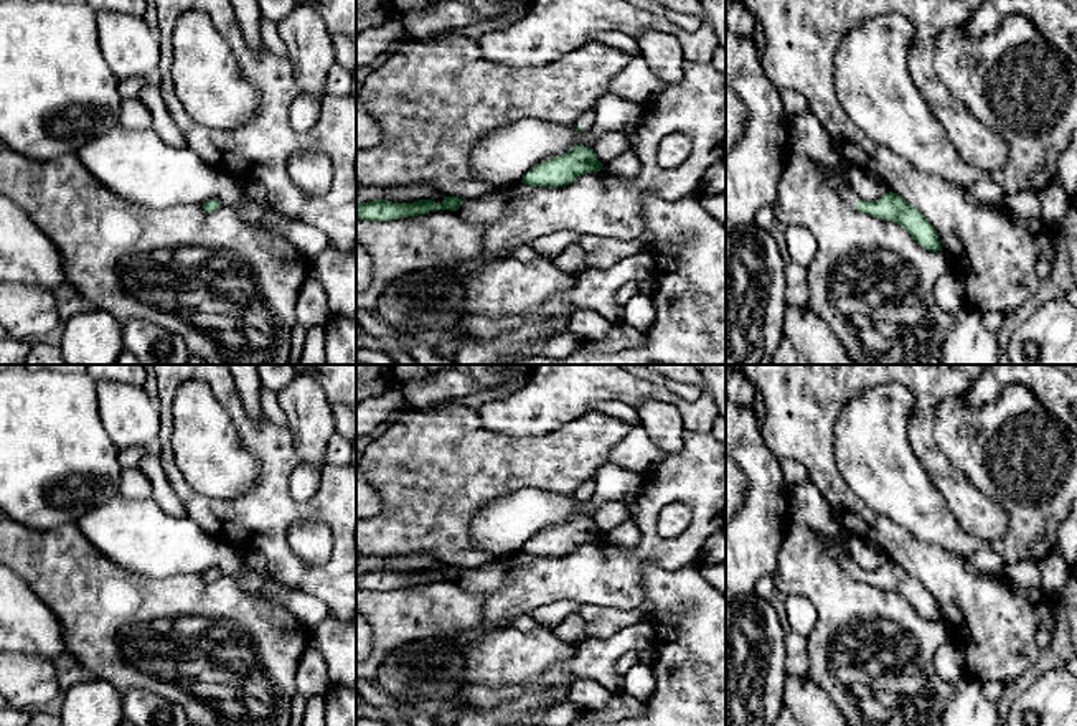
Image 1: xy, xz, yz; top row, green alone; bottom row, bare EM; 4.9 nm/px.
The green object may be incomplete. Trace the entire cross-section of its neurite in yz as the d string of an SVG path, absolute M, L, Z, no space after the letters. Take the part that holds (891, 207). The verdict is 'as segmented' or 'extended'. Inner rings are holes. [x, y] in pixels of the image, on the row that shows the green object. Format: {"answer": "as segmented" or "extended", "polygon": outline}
{"answer": "extended", "polygon": "M811 111L802 112L790 120L788 148L793 153L808 157L839 196L858 211L894 221L905 228L924 249L942 251L937 231L929 219L899 195L889 191L872 203L858 198L849 186L849 165L841 148Z"}

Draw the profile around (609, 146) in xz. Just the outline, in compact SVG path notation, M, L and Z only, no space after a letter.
M609 132L600 135L592 148L597 155L597 160L605 165L625 152L633 152L633 142L622 132Z

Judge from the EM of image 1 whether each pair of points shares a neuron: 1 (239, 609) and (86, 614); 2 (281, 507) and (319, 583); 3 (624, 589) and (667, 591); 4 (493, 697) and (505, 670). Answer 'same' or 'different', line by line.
1: same
2: same
3: different
4: different

